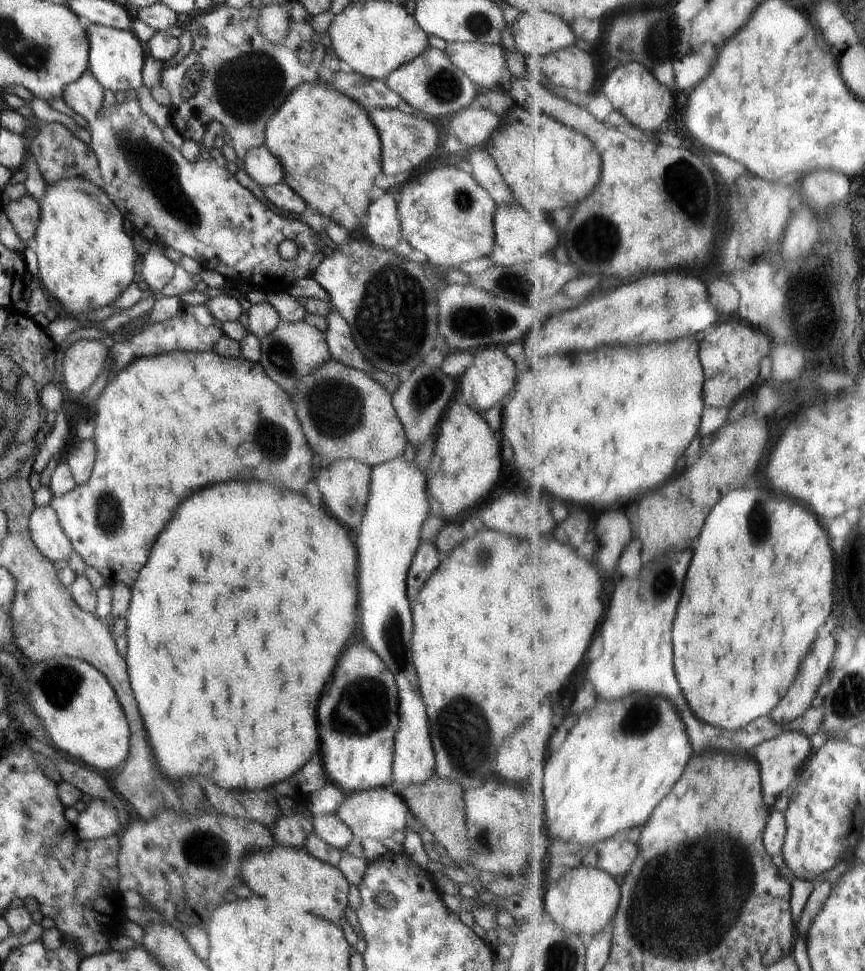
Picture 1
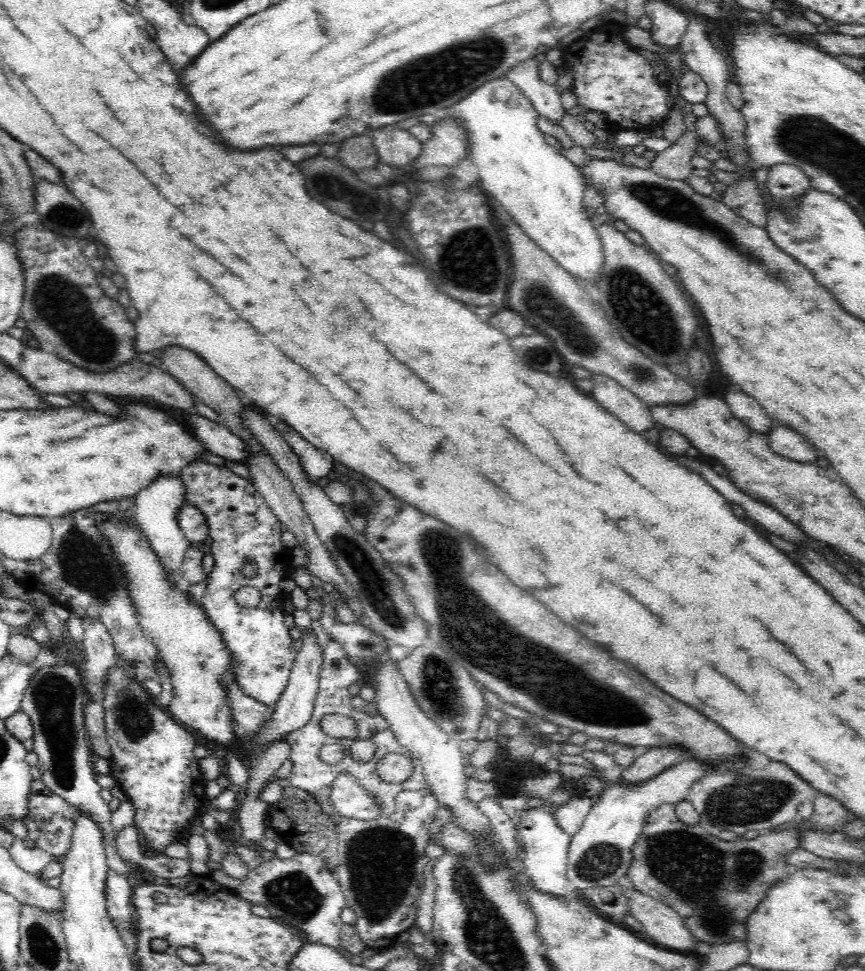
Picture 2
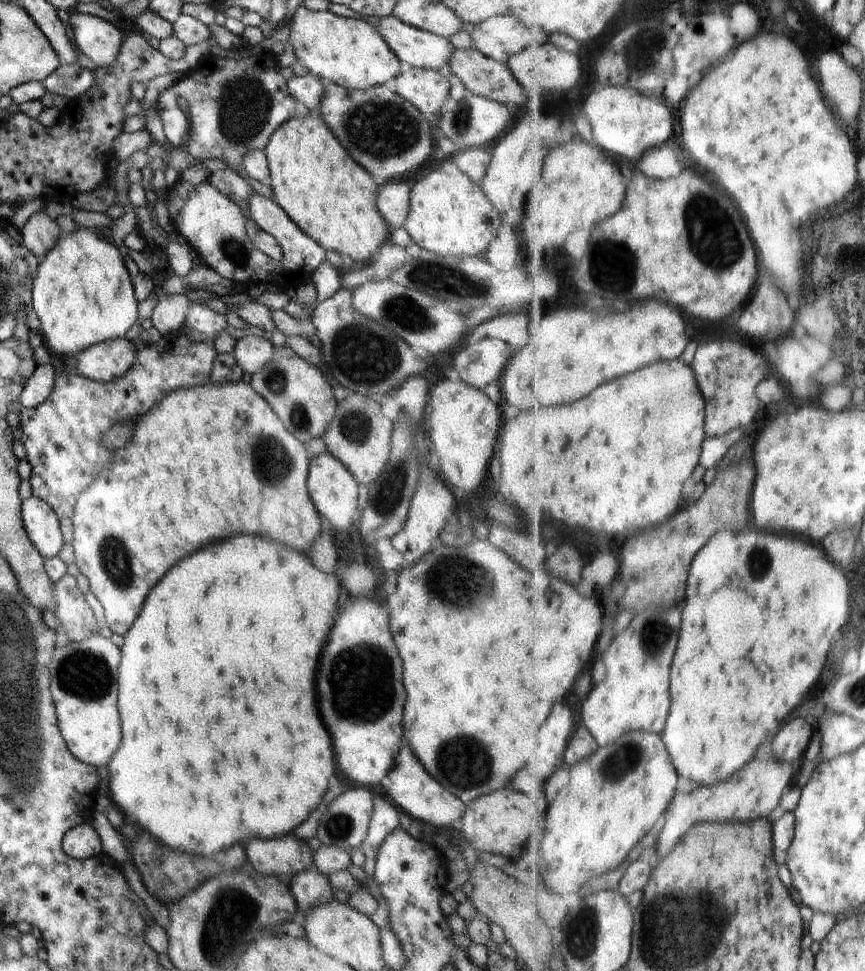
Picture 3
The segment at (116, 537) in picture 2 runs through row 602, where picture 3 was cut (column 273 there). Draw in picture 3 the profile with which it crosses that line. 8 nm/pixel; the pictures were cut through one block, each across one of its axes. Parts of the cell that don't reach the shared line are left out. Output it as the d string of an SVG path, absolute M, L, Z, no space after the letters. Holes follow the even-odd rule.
M320 116L289 118L264 148L273 200L302 232L326 250L352 258L356 265L374 259L390 230L376 203L380 186L358 166Z

